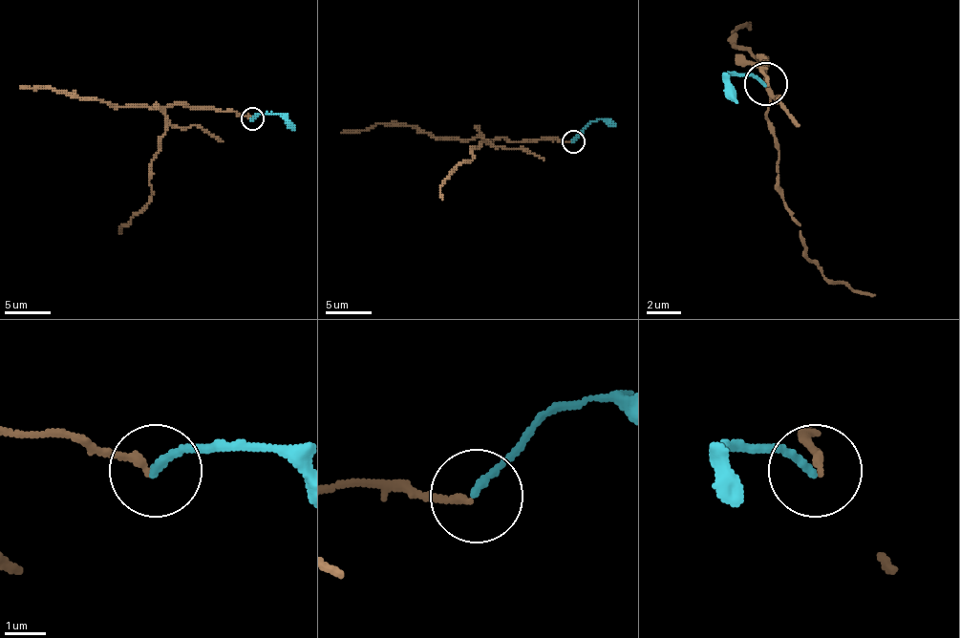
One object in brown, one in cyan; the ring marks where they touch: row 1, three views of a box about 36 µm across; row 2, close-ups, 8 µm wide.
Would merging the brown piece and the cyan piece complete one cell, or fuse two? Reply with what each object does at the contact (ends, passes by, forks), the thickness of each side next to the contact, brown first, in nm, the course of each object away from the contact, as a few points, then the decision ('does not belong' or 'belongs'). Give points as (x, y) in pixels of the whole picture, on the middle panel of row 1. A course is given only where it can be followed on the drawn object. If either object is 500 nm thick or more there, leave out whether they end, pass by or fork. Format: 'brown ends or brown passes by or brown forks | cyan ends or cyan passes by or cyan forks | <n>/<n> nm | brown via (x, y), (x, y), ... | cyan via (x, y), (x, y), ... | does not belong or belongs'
brown ends | cyan ends | 200/190 nm | brown via (571, 141), (488, 139), (470, 149), (470, 160), (460, 162), (447, 177), (440, 188), (442, 200) | cyan via (574, 141), (599, 118), (608, 118), (615, 126) | belongs

